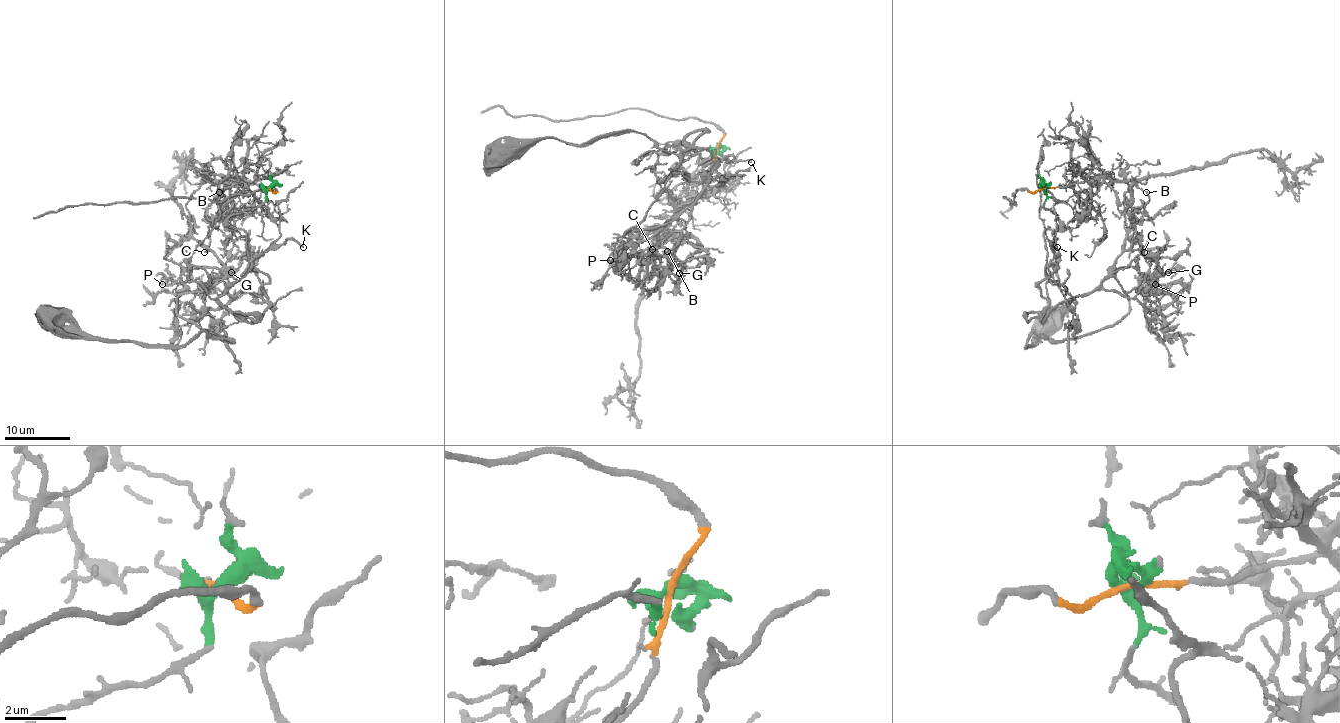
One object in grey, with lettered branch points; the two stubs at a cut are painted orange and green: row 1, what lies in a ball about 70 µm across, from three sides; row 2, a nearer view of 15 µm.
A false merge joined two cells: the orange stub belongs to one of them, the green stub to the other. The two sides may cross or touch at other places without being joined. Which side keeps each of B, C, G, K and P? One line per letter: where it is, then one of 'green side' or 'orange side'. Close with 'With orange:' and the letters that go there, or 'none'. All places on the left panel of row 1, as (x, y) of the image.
B: place (219, 192); green side
C: place (204, 252); green side
G: place (231, 272); green side
K: place (303, 247); green side
P: place (162, 284); green side
With orange: none

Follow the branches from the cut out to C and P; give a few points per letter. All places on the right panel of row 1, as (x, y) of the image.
C: (1041, 188), (1044, 206), (1060, 223), (1044, 234), (1067, 300), (1088, 295), (1126, 250), (1144, 252)
P: (1041, 188), (1060, 223), (1044, 234), (1067, 300), (1088, 295), (1114, 268), (1132, 267), (1155, 285)

